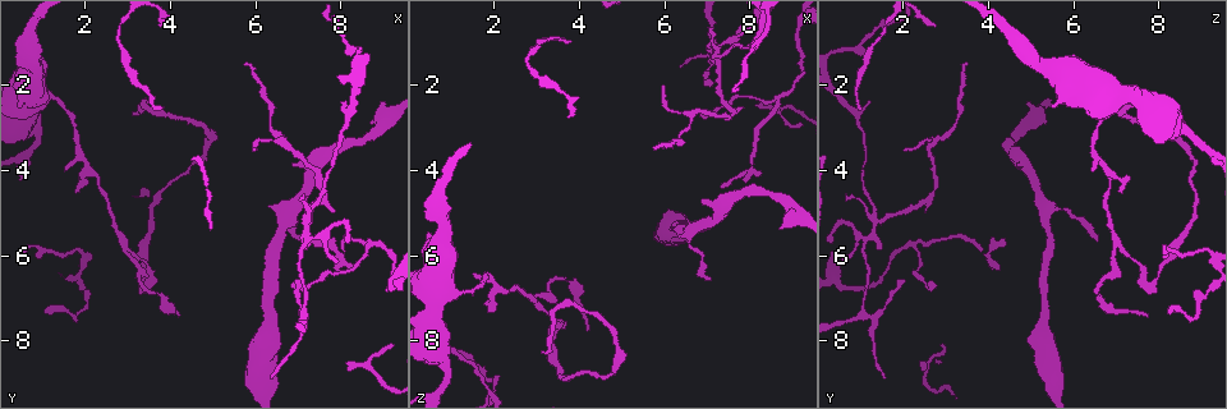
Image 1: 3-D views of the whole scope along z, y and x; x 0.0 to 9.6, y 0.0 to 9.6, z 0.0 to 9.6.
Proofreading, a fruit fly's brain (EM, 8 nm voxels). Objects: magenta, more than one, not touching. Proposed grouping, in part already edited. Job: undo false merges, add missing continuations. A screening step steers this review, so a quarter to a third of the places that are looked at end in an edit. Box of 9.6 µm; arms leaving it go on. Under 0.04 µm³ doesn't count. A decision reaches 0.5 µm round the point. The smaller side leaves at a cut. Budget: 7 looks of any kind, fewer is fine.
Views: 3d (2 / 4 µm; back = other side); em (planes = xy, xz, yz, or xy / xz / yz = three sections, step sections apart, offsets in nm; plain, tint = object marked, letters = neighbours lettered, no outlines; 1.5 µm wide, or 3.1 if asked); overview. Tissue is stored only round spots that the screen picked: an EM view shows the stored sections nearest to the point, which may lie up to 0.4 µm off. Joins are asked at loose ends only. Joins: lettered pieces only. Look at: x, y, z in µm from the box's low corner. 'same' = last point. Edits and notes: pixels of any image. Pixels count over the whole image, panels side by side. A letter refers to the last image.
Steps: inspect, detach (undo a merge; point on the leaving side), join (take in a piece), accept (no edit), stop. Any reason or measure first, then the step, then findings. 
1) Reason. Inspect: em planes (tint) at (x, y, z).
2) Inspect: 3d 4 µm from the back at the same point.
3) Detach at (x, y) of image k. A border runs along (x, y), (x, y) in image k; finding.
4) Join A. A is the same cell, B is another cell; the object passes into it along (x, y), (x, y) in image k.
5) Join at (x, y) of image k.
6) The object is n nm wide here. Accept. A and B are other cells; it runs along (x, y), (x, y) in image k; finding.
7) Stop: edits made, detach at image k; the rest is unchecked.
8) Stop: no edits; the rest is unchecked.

Abrupt turn. Inspect: 3d 2 µm at (3.40, 6.45, 8.00).

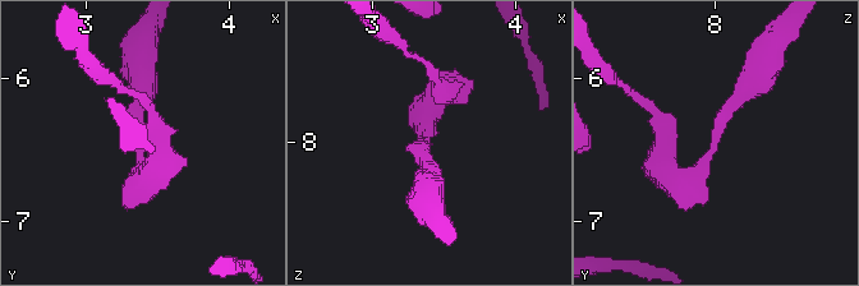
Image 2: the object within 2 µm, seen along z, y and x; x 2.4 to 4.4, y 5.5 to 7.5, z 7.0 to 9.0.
Inspect: em xy step 8 (tint) at (3.36, 6.42, 7.98).

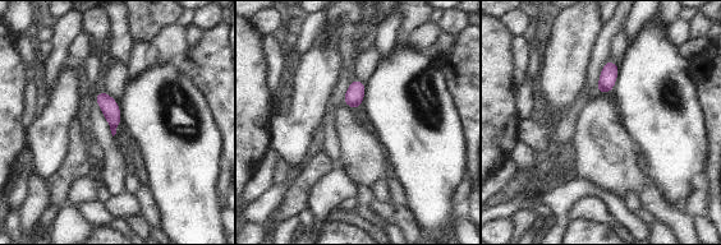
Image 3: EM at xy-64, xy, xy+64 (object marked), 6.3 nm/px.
Inspect: em planes (letters) at the same point.

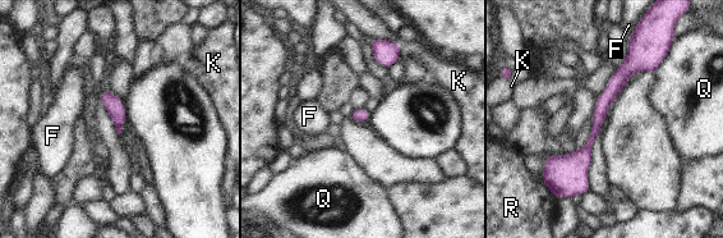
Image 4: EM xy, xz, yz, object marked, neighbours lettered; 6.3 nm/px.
Accept. F, K, Q and R are other cells; all the same neuron.

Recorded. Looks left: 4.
Inspect: em xz step 4 (tint) at (3.15, 2.60, 8.25).

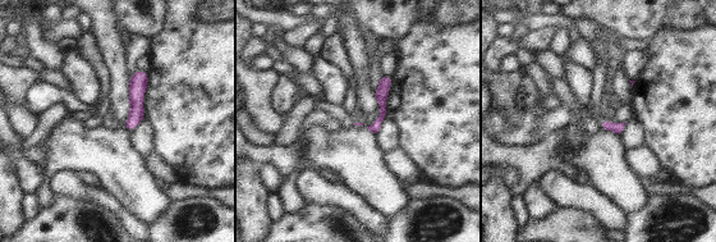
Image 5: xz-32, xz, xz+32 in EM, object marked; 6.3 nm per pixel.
Inspect: em planes (tint) at the same point.

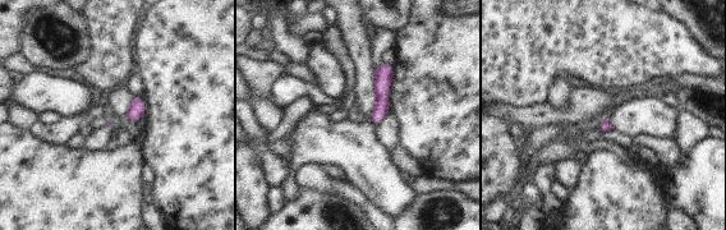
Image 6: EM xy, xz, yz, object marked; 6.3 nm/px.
See the neighbours. Inspect: em planes (letters) at the same point.

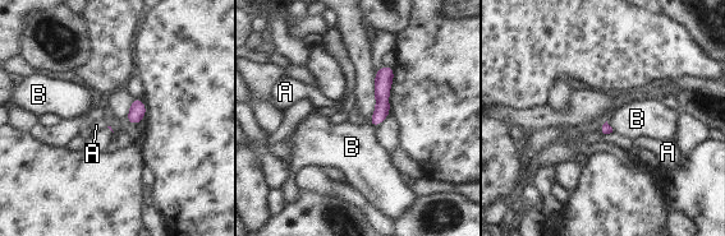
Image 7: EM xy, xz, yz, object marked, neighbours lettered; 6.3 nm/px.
Accept. A and B are other cells; a border runs along (368, 124), (375, 129) in image 7; no lettered piece goes on from it.

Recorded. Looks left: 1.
Stop: no edits; the rest is unchecked.

